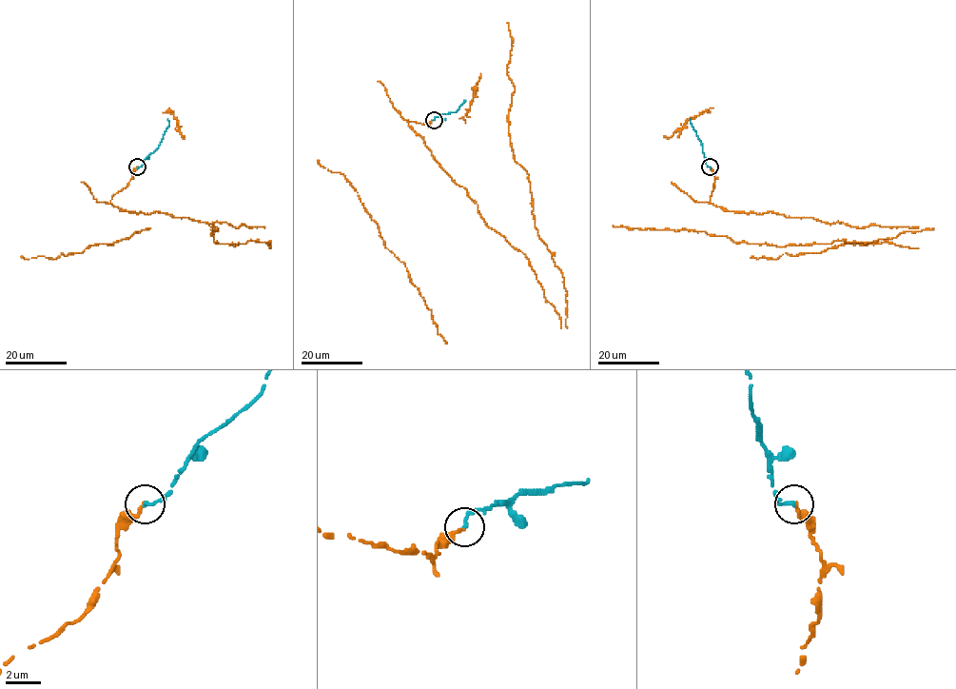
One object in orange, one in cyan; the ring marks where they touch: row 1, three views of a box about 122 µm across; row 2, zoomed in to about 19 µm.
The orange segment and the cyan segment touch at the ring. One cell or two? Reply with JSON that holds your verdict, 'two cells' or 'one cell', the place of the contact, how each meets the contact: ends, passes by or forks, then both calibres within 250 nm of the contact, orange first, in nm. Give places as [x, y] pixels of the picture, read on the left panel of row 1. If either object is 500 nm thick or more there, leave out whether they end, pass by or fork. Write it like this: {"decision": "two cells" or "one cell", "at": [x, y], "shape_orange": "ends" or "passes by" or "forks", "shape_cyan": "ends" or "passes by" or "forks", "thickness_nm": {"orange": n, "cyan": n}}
{"decision": "one cell", "at": [137, 167], "shape_orange": "ends", "shape_cyan": "ends", "thickness_nm": {"orange": 240, "cyan": 260}}

